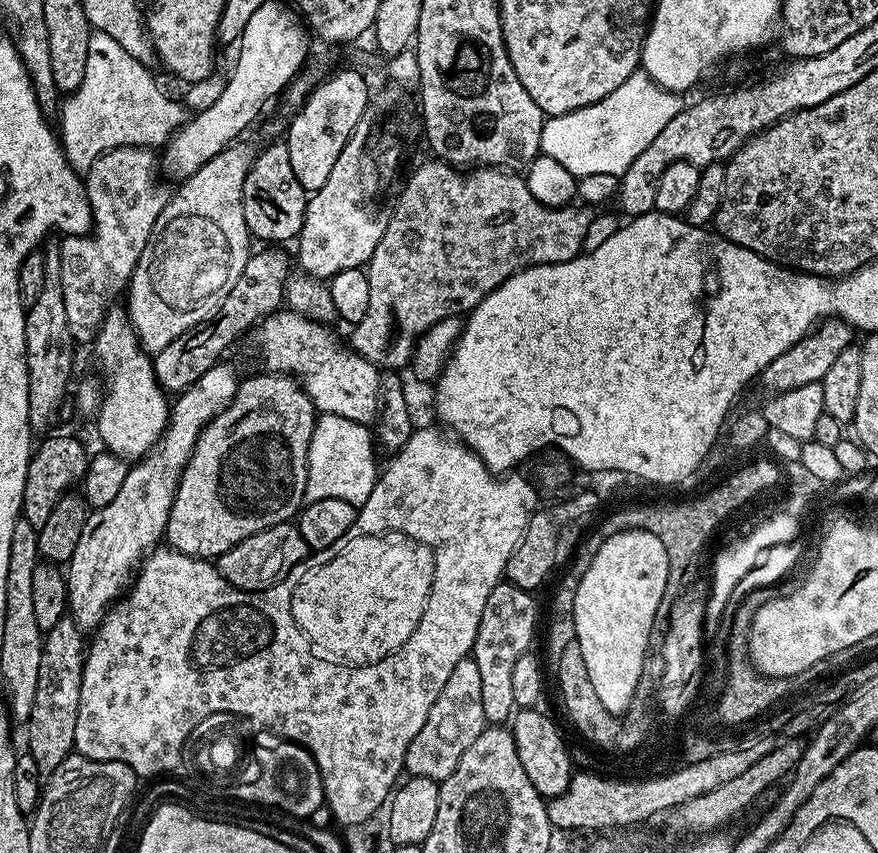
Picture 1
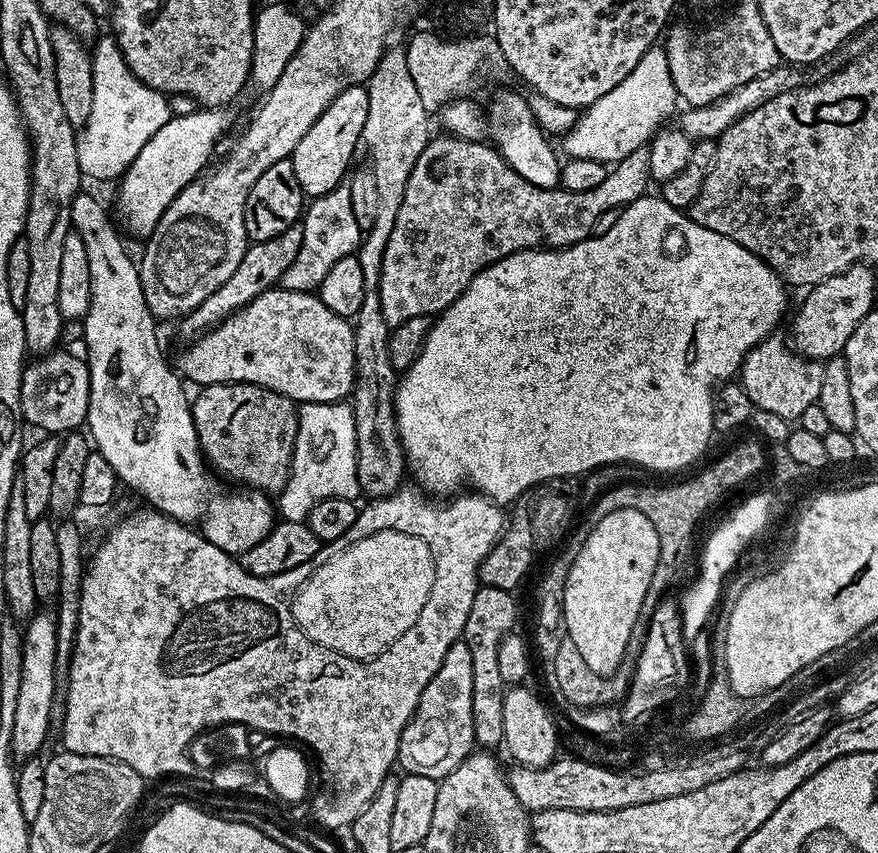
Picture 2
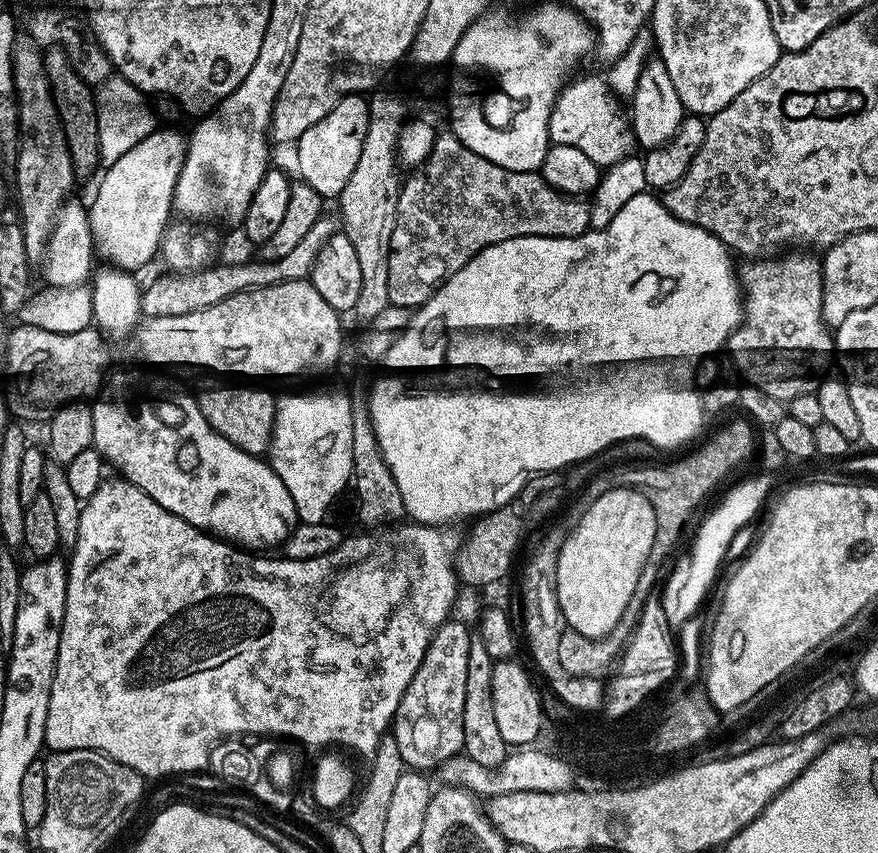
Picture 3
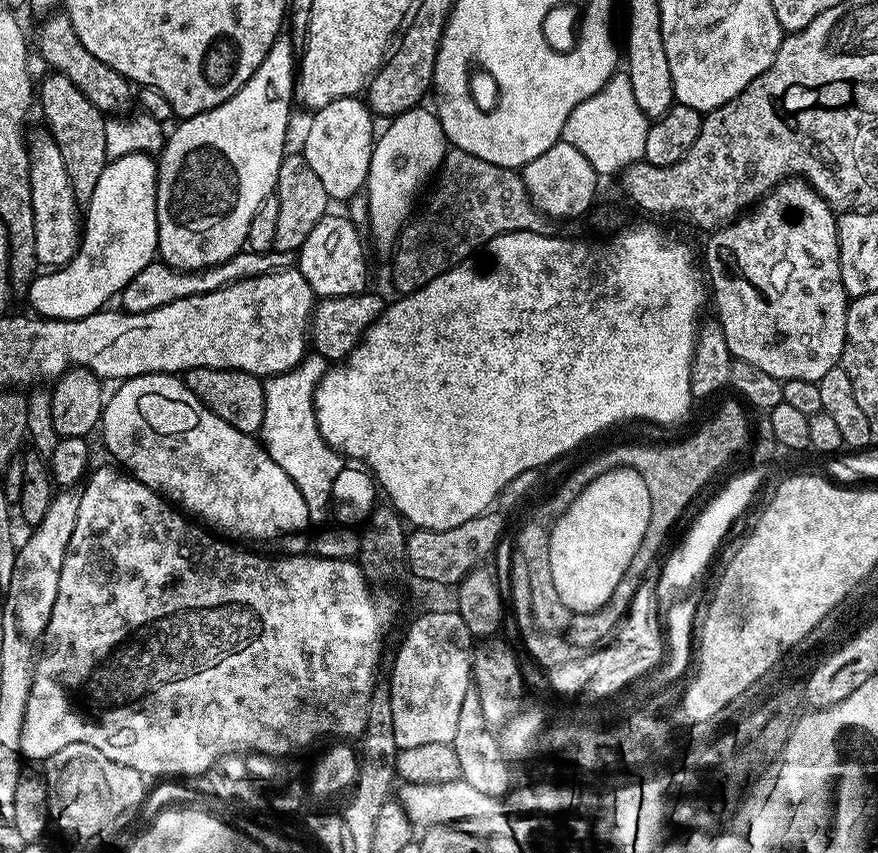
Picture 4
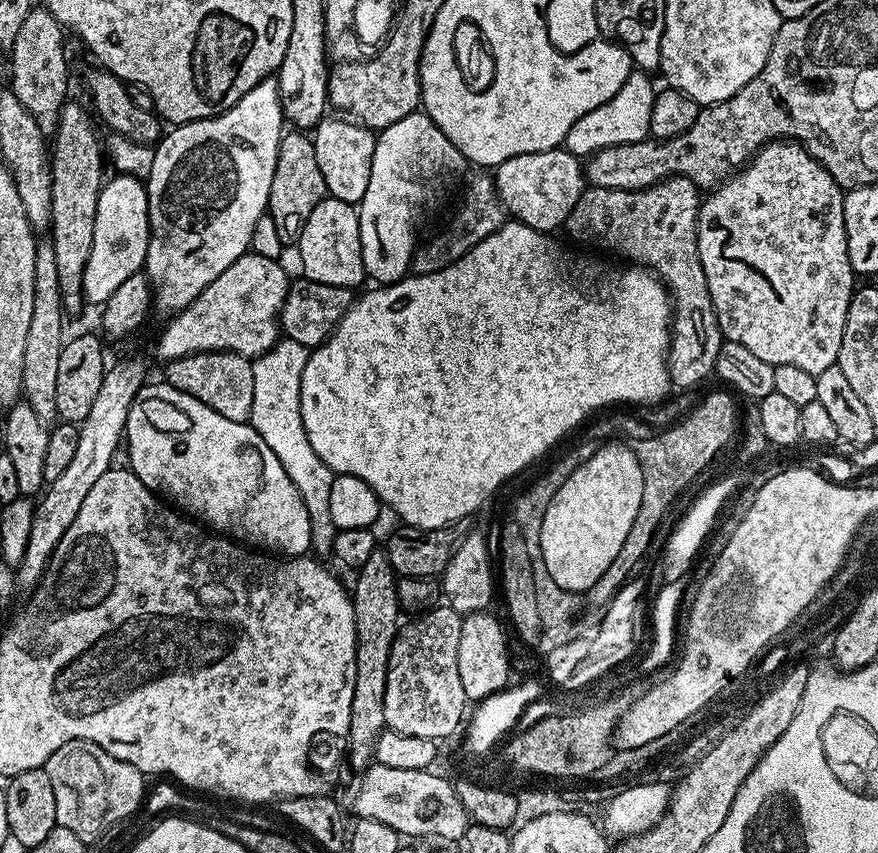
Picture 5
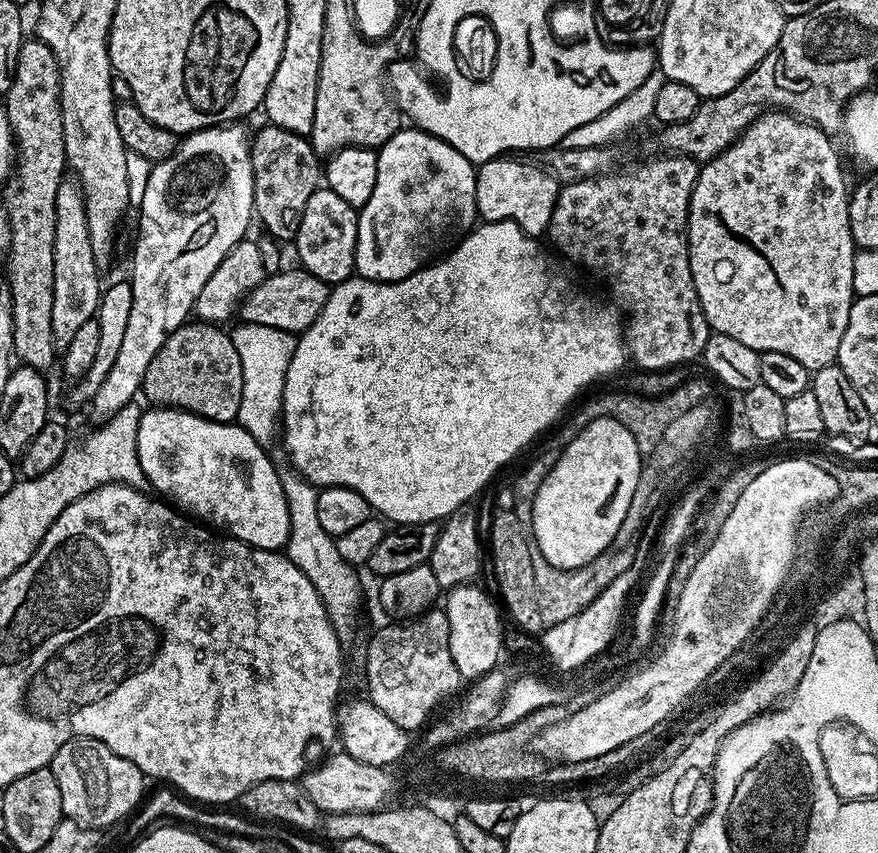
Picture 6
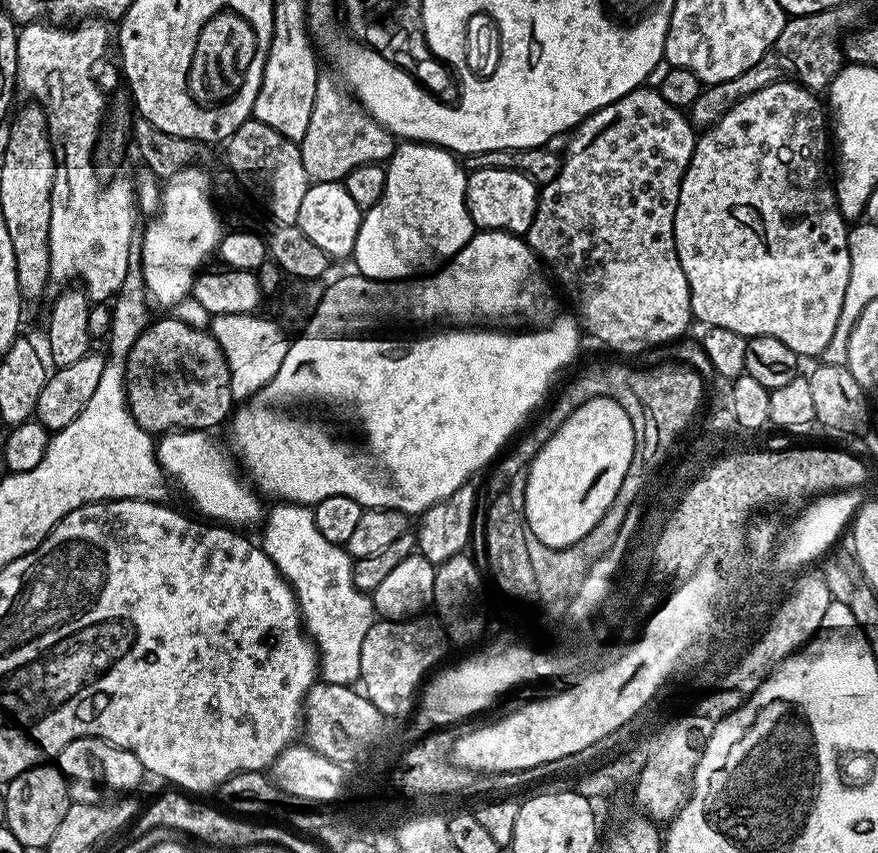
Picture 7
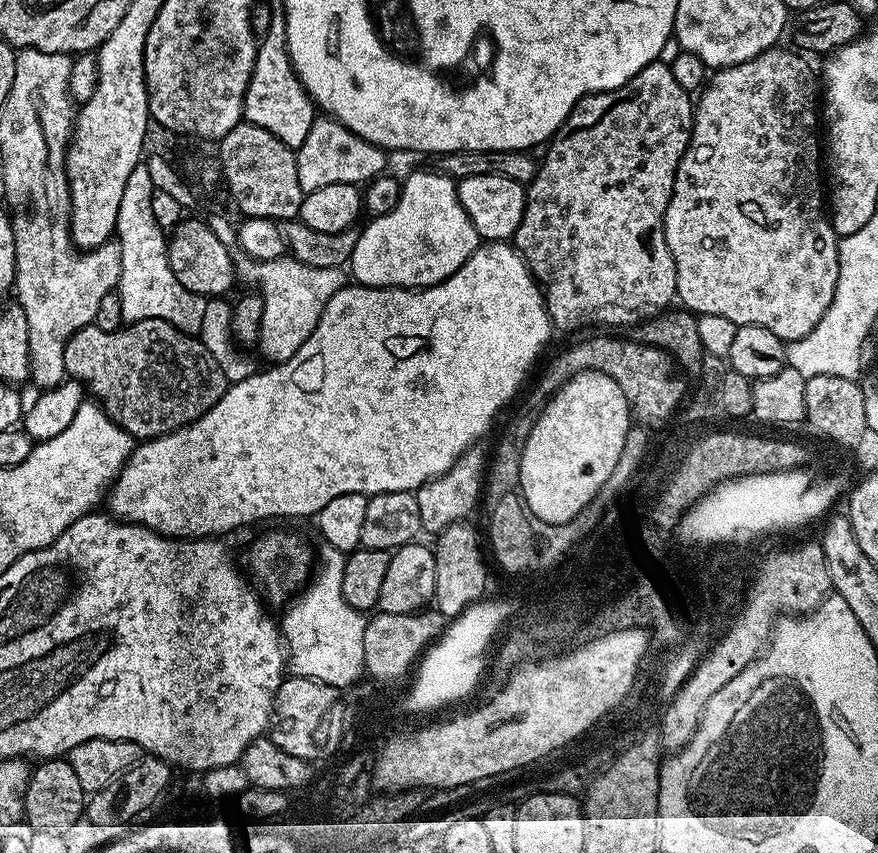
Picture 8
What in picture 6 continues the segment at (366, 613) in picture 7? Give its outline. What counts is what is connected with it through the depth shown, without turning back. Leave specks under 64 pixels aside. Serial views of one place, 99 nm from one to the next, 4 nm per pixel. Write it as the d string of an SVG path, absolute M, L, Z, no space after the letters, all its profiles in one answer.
M281 463L278 471L292 519L292 536L288 539L286 554L294 562L294 566L298 566L298 570L302 570L302 574L306 574L310 582L314 582L314 590L318 590L322 602L328 607L328 615L336 626L337 634L348 638L356 624L356 615L360 612L360 580L356 577L357 569L344 561L342 554L338 554L334 537L322 530L317 513L319 491L316 485L301 476L291 463Z

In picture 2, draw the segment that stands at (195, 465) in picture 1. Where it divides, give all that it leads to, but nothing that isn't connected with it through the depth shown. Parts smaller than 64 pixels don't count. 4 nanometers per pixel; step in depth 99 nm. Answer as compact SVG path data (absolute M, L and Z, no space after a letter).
M205 384L197 392L200 393L194 396L190 407L205 461L221 477L229 476L237 480L240 483L237 485L265 494L279 494L283 491L288 481L288 470L292 467L298 430L297 405L282 394L257 384Z

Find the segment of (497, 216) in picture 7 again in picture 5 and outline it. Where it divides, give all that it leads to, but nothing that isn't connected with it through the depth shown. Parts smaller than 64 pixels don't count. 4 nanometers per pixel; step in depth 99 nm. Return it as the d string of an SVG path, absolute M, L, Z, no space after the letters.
M564 146L506 158L506 162L496 165L494 179L505 213L513 221L545 234L555 233L555 228L563 229L567 225L570 210L578 206L578 198L586 187L581 157L568 152Z

